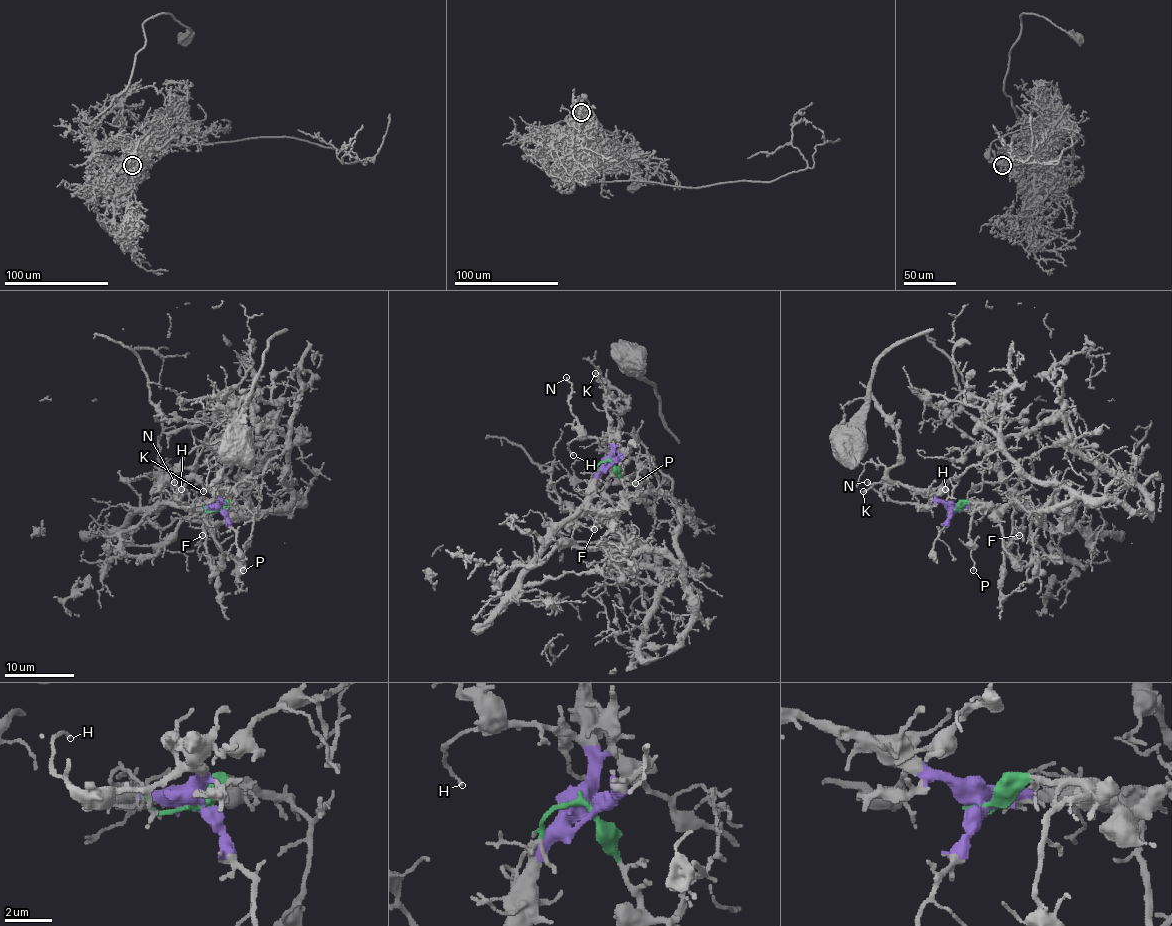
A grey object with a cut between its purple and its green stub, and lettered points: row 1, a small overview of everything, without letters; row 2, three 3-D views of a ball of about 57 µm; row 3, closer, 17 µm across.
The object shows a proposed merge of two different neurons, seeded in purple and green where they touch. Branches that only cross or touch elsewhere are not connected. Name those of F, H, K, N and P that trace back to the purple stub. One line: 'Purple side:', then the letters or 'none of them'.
Purple side: H, K, N

